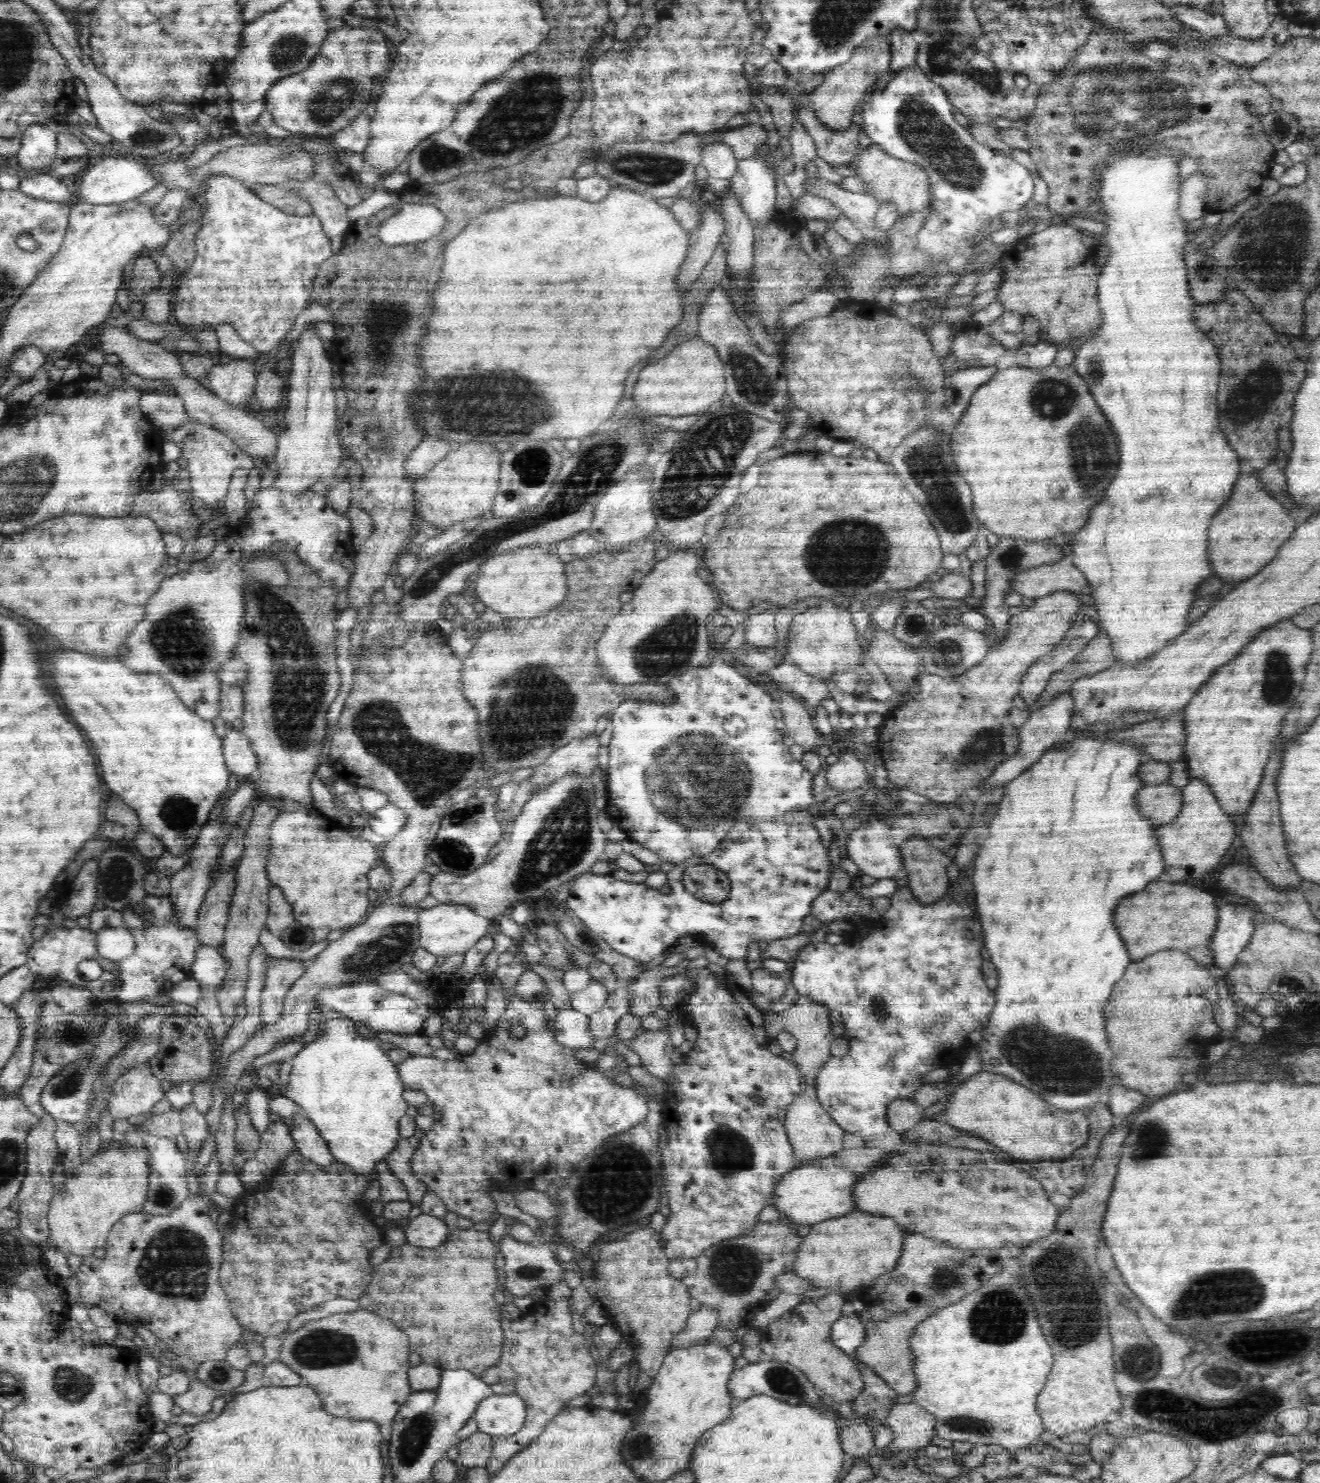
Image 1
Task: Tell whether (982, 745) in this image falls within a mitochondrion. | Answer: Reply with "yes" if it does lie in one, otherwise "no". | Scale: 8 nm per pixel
yes

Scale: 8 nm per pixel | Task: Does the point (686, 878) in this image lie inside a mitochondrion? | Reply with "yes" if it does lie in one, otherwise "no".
yes

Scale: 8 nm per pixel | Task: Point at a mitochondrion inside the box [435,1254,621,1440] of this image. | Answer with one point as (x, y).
(527, 1271)

